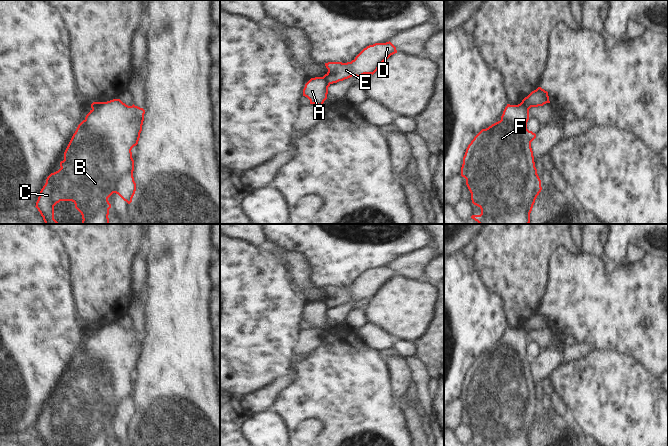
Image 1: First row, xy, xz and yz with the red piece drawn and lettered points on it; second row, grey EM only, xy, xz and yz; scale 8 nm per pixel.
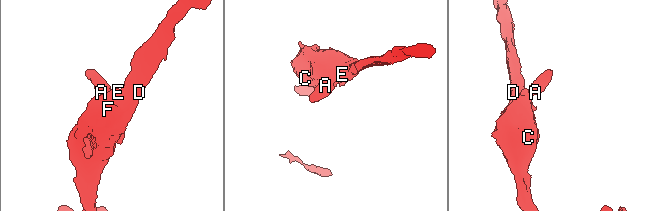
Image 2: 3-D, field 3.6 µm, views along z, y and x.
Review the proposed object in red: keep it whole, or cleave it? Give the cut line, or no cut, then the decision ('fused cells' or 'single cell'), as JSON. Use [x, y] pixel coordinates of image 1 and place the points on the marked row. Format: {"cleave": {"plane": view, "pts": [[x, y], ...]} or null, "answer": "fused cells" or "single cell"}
{"cleave": {"plane": "xz", "pts": [[323, 76], [330, 83]]}, "answer": "fused cells"}

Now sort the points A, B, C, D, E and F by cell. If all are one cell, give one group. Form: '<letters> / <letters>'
A / B C D E F

